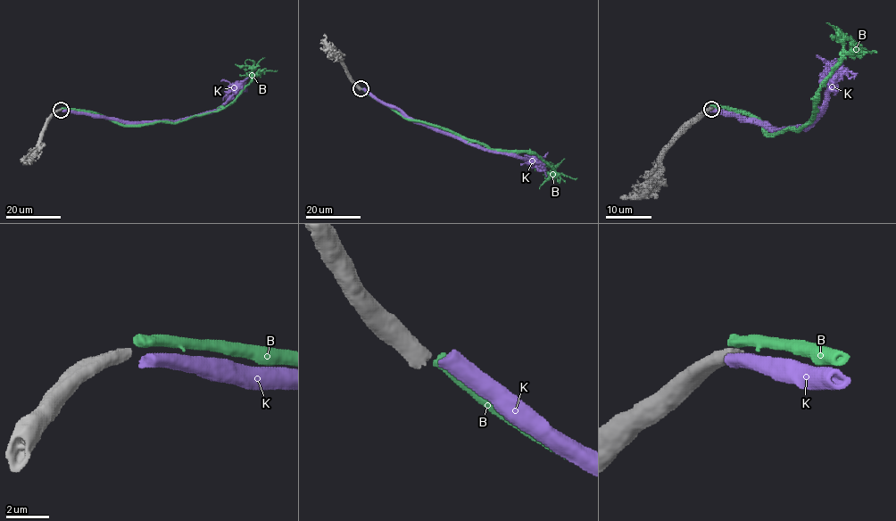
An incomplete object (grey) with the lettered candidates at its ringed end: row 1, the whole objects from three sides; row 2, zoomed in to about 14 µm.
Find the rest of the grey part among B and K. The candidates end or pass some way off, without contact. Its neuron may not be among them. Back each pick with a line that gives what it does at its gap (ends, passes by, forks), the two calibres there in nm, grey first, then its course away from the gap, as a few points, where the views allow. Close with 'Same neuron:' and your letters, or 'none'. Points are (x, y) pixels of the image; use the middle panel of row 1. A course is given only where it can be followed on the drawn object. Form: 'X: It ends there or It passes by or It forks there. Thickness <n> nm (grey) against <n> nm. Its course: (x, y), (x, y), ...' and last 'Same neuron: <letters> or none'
K: It ends there. Thickness 600 nm (grey) against 500 nm. Its course: (361, 89), (399, 107), (409, 116), (431, 128), (456, 134), (485, 149), (533, 158), (546, 176)
Same neuron: K

